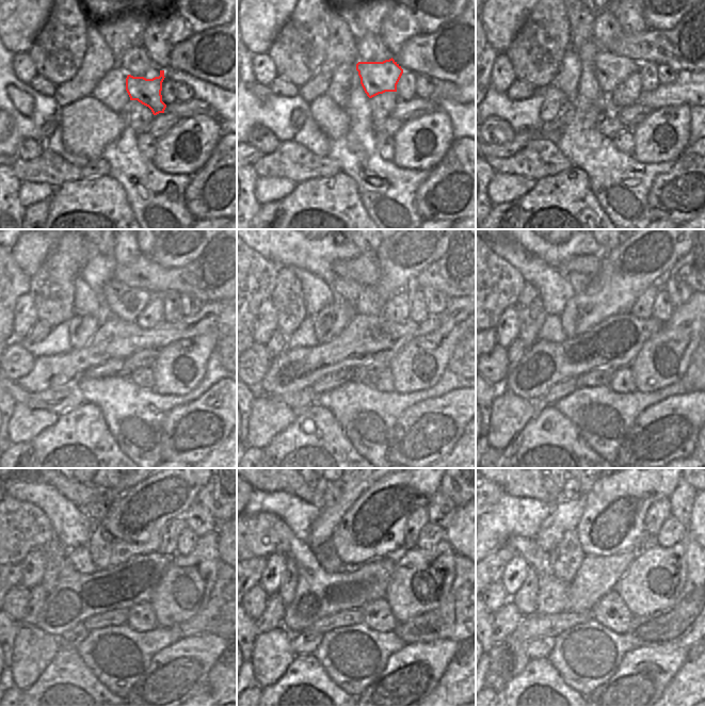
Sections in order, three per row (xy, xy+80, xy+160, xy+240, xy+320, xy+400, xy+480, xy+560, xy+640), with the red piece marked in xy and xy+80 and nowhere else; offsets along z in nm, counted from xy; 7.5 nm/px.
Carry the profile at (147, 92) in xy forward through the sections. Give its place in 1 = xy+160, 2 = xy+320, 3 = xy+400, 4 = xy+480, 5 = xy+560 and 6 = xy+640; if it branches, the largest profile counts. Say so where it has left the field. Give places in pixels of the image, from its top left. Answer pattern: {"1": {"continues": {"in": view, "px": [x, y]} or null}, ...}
{"1": {"continues": {"in": "xy+160", "px": [611, 69]}}, "2": {"continues": {"in": "xy+320", "px": [365, 300]}}, "3": {"continues": {"in": "xy+400", "px": [579, 282]}}, "4": {"continues": {"in": "xy+480", "px": [97, 511]}}, "5": {"continues": {"in": "xy+560", "px": [331, 491]}}, "6": {"continues": {"in": "xy+640", "px": [571, 491]}}}

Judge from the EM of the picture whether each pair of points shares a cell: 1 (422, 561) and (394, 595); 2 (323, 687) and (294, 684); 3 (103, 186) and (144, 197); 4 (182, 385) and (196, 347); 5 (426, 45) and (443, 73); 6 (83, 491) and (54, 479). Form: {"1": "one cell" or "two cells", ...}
{"1": "one cell", "2": "one cell", "3": "two cells", "4": "one cell", "5": "one cell", "6": "one cell"}

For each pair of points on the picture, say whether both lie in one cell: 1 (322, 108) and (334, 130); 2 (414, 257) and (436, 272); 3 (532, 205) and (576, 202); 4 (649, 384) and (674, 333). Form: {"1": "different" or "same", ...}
{"1": "same", "2": "different", "3": "same", "4": "same"}

